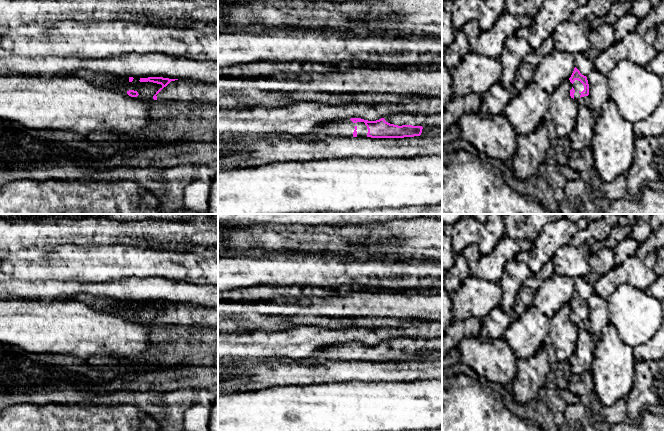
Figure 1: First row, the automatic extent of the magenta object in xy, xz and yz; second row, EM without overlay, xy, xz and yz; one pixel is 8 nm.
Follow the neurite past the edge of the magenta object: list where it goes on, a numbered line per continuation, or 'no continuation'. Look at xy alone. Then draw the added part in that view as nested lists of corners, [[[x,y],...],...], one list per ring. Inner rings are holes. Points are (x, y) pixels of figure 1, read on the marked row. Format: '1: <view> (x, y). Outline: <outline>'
1: xy (96, 78). Outline: [[[72,72],[68,73],[68,76],[79,76],[83,77],[89,82],[92,82],[94,85],[99,85],[102,83],[103,85],[112,85],[115,82],[128,82],[129,77],[118,77],[113,76],[111,74],[102,74],[95,72]]]
2: xy (179, 90). Outline: [[[179,79],[171,81],[156,96],[157,101],[218,102],[218,84]]]

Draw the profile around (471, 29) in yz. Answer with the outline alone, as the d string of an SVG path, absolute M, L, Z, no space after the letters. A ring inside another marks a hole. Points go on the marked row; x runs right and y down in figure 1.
M468 21L461 30L455 32L454 41L442 52L442 64L450 70L456 68L471 51L469 40L480 34L478 22Z

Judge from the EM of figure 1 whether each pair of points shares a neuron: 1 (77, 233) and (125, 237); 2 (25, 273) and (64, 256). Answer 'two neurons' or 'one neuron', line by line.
1: one neuron
2: one neuron

